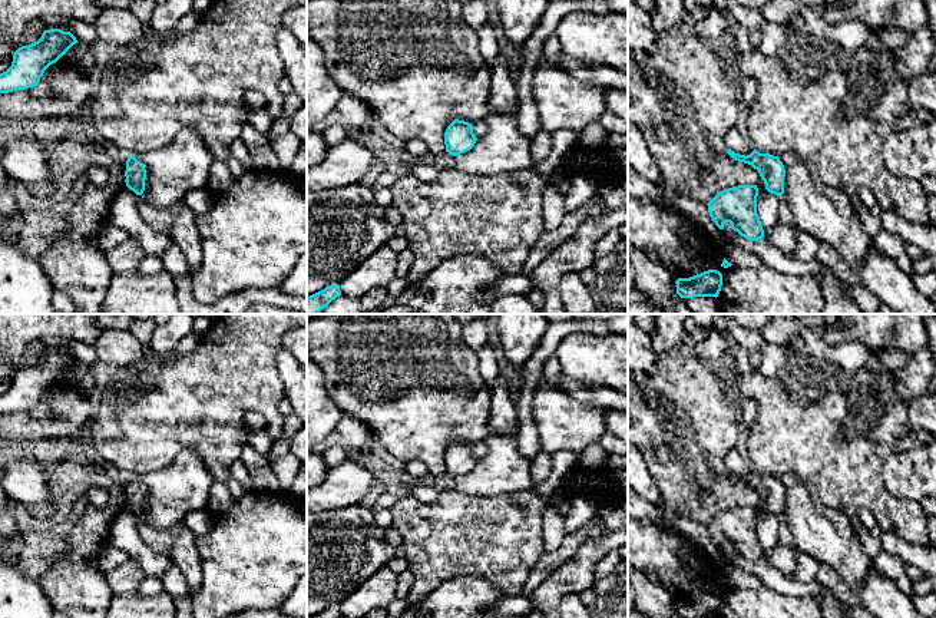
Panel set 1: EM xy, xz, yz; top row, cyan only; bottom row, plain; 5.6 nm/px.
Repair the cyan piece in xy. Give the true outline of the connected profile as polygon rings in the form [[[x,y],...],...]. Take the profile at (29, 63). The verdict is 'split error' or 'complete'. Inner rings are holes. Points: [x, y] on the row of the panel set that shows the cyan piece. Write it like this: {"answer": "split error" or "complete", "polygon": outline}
{"answer": "complete", "polygon": [[[44,30],[37,42],[14,52],[11,66],[0,73],[0,93],[36,86],[44,70],[76,43],[77,40],[70,32]]]}

